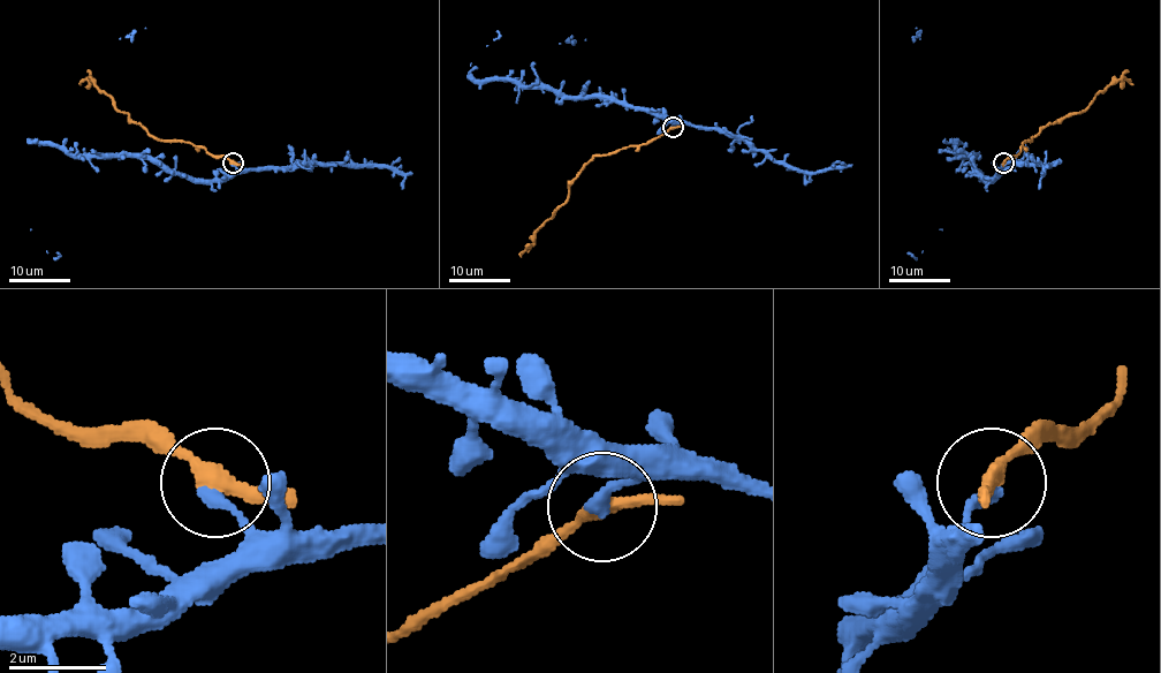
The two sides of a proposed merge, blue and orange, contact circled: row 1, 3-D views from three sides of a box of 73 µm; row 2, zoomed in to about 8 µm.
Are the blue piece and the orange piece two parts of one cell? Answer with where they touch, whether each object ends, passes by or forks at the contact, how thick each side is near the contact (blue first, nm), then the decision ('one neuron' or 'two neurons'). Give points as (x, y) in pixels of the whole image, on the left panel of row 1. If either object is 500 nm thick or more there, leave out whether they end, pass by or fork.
(233, 163) | blue ends | orange passes by | 280/280 nm | two neurons

